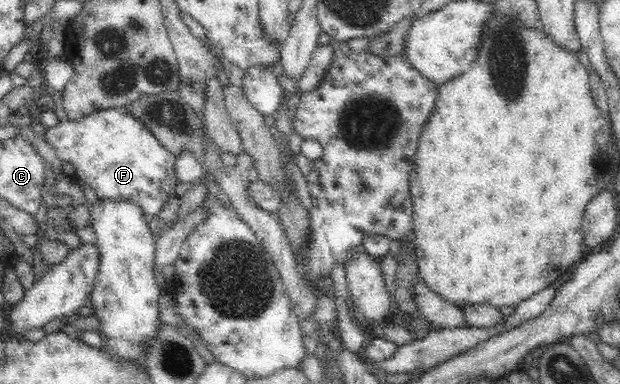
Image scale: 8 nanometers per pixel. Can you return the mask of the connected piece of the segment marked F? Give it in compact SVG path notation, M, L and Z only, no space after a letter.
M125 108L97 111L81 120L68 120L45 130L45 138L55 148L59 159L71 163L76 169L76 177L92 187L100 200L133 200L151 218L157 217L163 203L174 195L175 183L178 182L175 175L175 156L159 144L142 121L132 117Z

